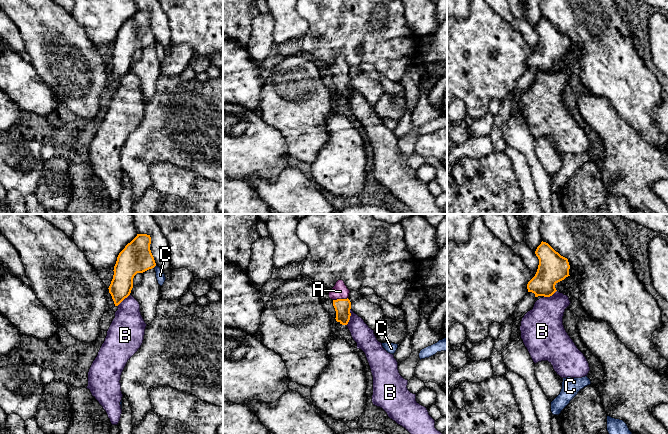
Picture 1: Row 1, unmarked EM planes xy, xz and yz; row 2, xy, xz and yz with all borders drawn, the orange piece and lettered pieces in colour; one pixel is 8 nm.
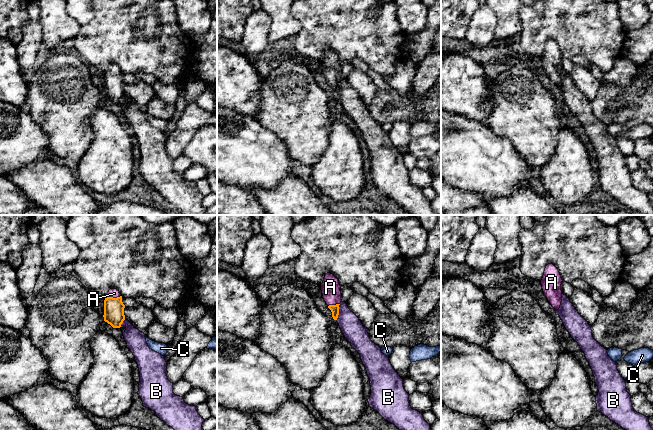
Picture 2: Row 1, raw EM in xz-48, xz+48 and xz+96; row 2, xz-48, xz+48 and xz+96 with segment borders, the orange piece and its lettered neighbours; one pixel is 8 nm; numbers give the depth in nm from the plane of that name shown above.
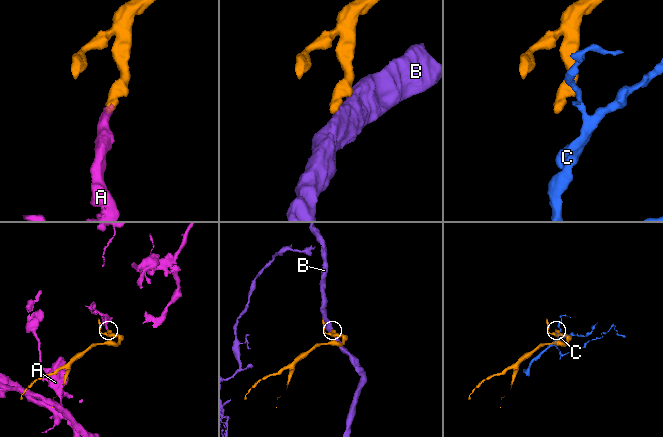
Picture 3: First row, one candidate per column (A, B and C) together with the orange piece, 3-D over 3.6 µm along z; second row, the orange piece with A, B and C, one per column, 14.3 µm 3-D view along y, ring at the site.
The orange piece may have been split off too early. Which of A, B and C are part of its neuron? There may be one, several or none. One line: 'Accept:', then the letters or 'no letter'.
Accept: A

